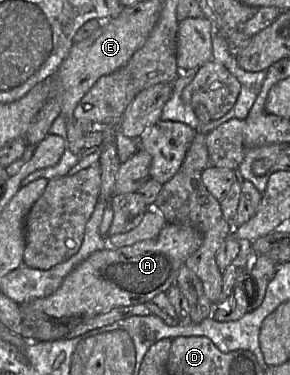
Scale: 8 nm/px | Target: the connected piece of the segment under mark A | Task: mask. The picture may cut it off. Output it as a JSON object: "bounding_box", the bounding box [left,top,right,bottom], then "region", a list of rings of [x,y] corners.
{"bounding_box":[20,223,202,341],"region":[[[166,223],[152,239],[95,251],[64,278],[52,295],[20,304],[24,324],[33,331],[34,341],[55,341],[66,338],[77,325],[115,307],[147,303],[176,284],[179,268],[202,241],[202,234],[195,228]]]}

